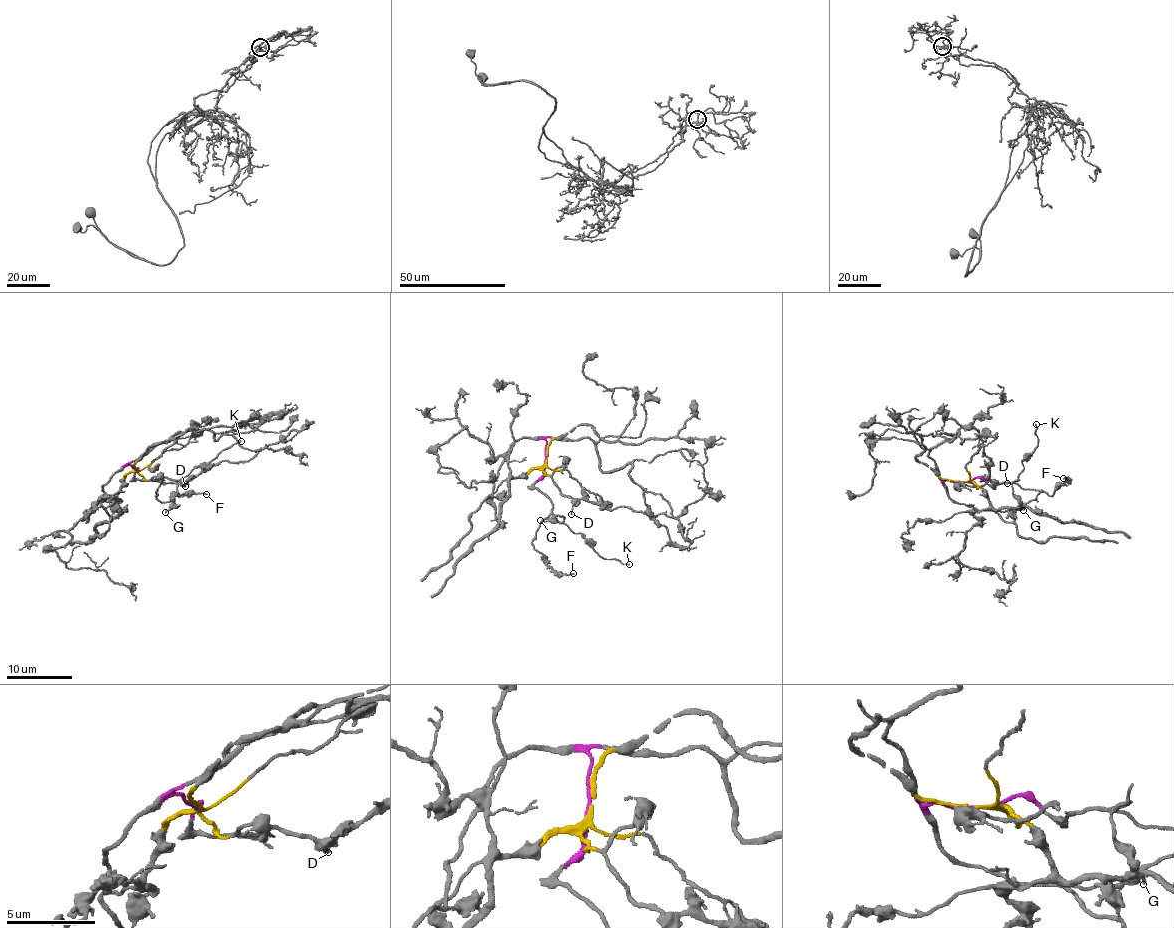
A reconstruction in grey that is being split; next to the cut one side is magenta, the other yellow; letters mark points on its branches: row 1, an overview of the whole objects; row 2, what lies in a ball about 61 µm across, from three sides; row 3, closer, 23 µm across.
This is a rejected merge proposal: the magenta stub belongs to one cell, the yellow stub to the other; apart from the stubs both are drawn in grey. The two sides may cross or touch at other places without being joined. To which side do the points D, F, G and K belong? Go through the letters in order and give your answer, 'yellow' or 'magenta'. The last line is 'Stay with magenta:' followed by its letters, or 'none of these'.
D: yellow
F: magenta
G: magenta
K: magenta
Stay with magenta: F, G, K

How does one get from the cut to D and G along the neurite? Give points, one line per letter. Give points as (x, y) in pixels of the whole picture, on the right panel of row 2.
D: (962, 481), (973, 482), (977, 489), (988, 480), (1007, 483)
G: (962, 481), (981, 478), (992, 486), (1017, 479), (1012, 484), (1012, 492), (1023, 511)

